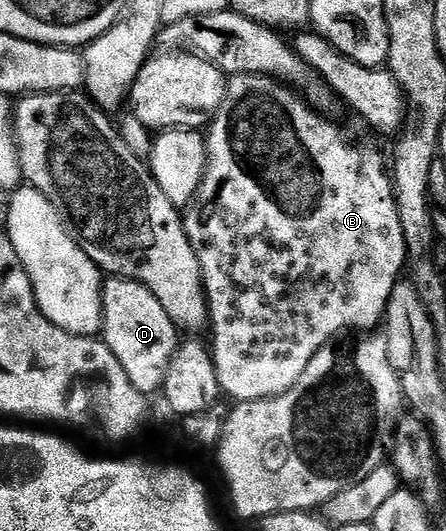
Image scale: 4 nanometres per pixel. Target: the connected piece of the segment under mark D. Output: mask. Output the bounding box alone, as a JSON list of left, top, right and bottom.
[102,276,180,396]

